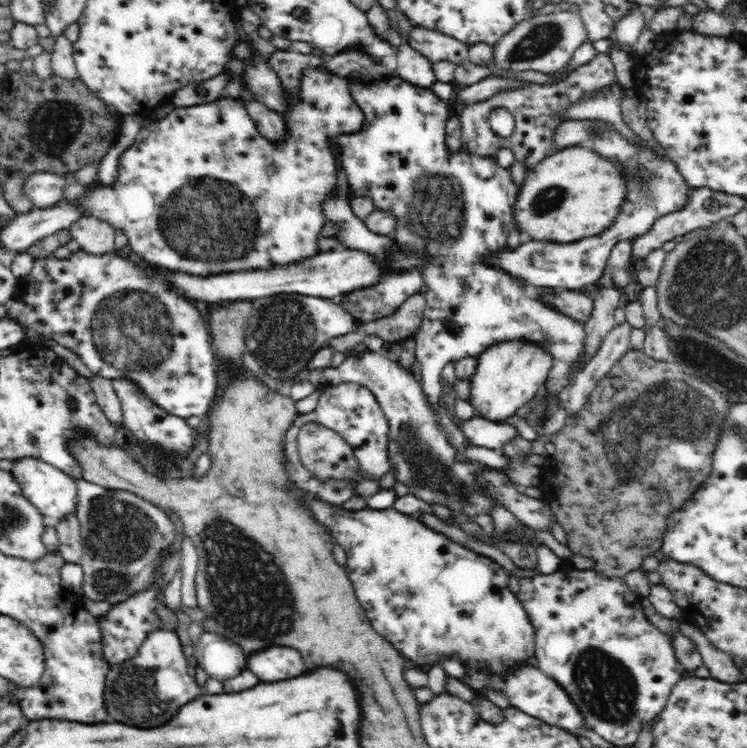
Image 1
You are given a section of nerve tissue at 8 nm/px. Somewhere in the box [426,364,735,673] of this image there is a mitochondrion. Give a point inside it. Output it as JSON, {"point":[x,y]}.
{"point":[668,410]}

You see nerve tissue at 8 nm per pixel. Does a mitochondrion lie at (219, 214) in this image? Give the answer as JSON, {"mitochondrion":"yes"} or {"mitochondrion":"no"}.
{"mitochondrion":"yes"}

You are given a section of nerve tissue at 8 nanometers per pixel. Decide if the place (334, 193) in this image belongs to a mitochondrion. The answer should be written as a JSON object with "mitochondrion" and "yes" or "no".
{"mitochondrion":"no"}

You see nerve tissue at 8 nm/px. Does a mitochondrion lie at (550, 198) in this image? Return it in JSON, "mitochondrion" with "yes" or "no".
{"mitochondrion":"yes"}

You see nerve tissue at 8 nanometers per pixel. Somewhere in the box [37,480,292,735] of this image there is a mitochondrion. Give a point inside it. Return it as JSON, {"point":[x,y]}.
{"point":[119,534]}

